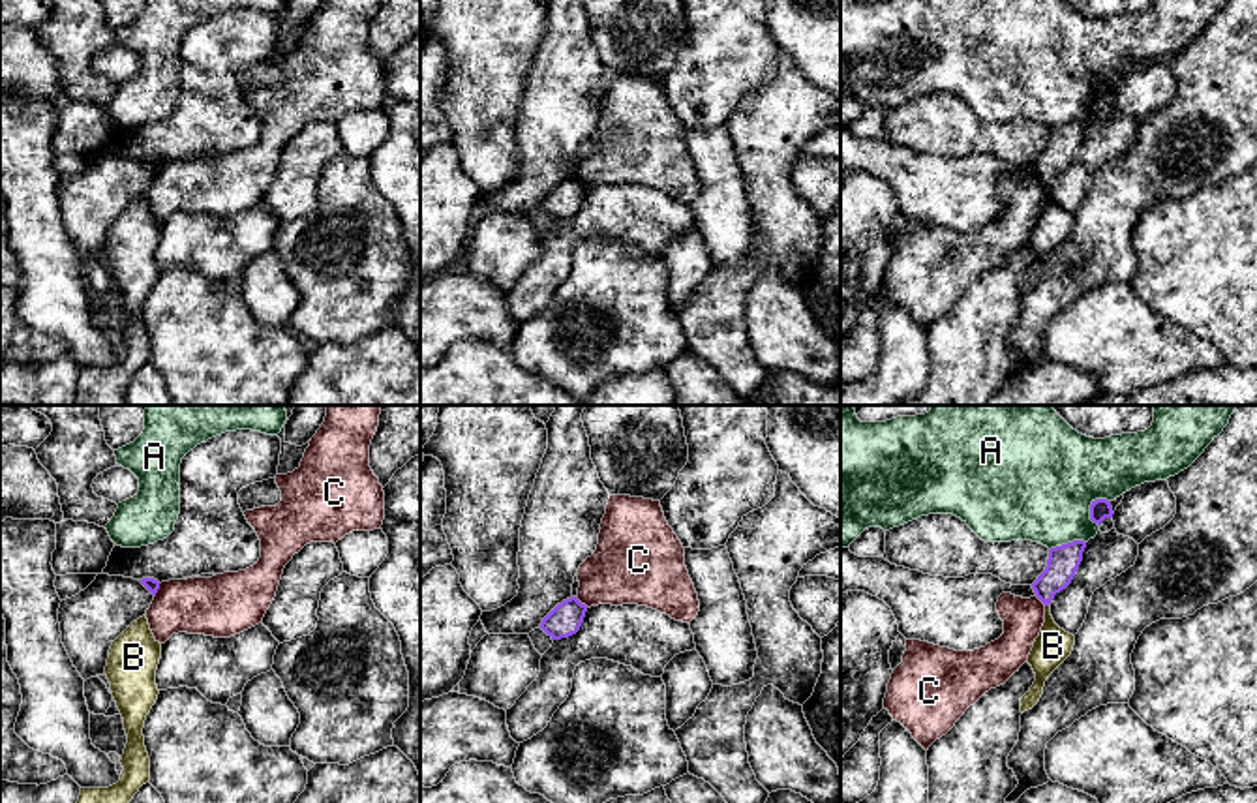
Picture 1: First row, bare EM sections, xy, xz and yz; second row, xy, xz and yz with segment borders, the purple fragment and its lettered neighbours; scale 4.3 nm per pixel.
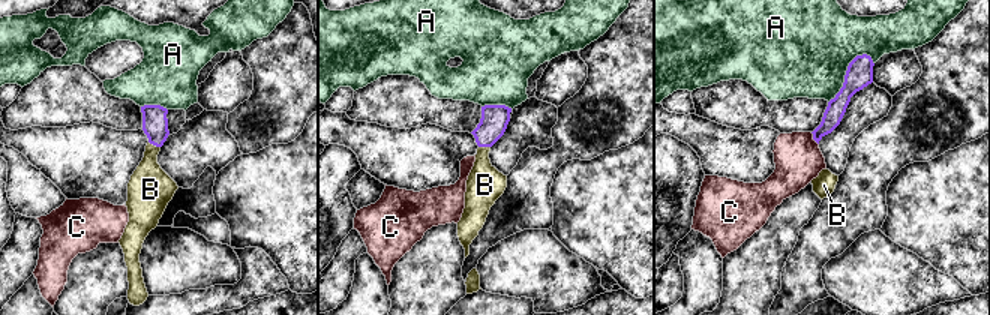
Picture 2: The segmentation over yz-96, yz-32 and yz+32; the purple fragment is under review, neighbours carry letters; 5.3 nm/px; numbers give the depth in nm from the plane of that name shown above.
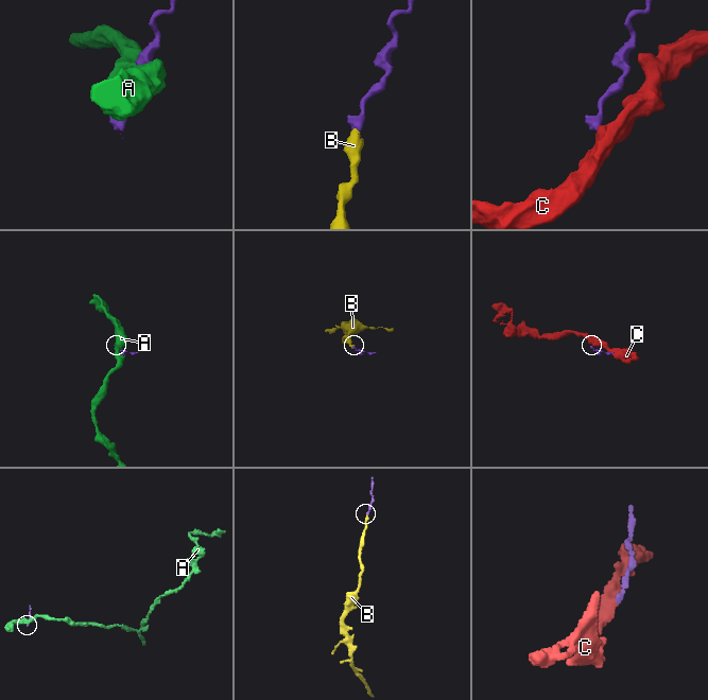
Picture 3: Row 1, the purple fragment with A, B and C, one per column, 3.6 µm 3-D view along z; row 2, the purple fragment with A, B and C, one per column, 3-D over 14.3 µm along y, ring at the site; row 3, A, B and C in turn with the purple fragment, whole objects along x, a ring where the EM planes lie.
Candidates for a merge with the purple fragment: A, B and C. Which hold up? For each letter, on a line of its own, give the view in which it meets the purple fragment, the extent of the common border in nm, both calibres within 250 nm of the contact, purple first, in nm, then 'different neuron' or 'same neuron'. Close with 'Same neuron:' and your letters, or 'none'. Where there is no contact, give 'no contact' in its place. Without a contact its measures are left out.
A: contact in yz; length 130 nm; calibres 90 and 480 nm; different neuron
B: contact in yz; length 30 nm; calibres 140 and 160 nm; same neuron
C: contact in xy; length 70 nm; calibres 60 and 260 nm; different neuron
Same neuron: B

